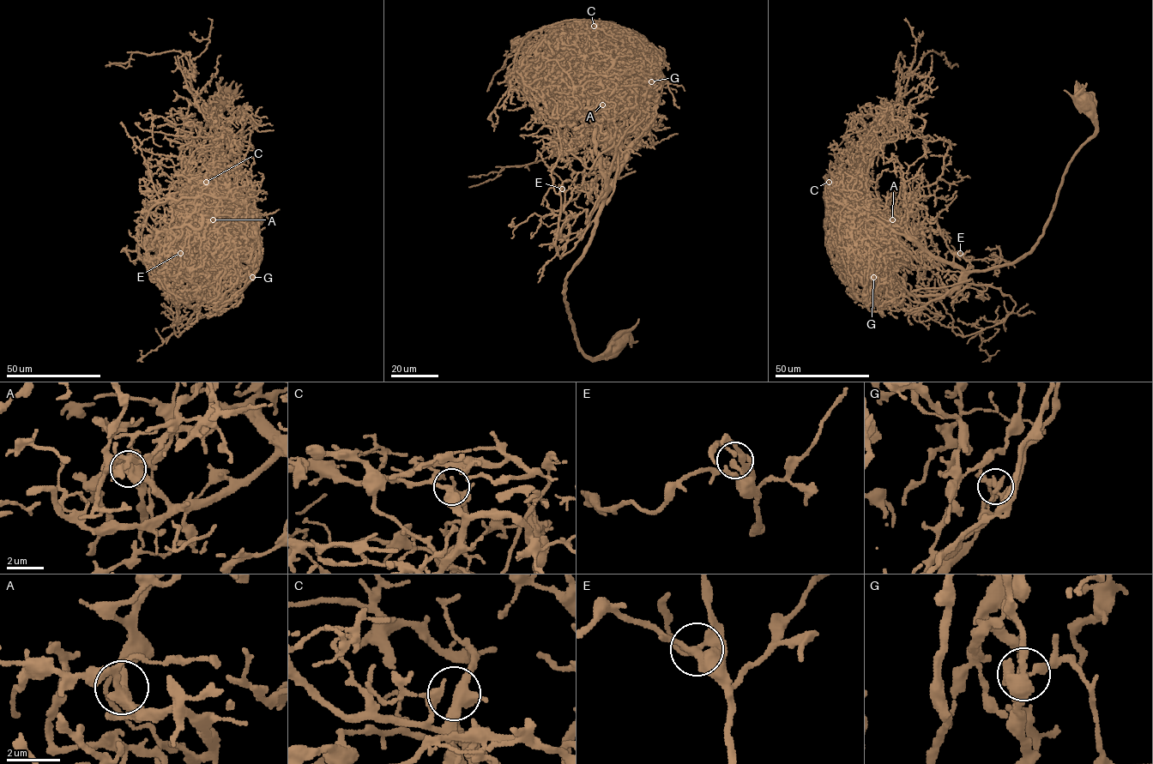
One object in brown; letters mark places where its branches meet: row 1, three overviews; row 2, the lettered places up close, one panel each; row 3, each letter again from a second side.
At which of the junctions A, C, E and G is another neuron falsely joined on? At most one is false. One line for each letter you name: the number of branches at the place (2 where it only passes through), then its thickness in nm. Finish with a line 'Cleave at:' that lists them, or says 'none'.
G: 4 branches meet; 300 nm thick
Cleave at: G

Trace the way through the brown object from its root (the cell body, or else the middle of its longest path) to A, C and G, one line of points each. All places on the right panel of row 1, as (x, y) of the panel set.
A: (1083, 100), (1095, 133), (1069, 165), (1044, 234), (1013, 262), (965, 271), (892, 219)
C: (1083, 100), (1095, 133), (1069, 165), (1044, 234), (997, 267), (965, 271), (929, 255), (829, 182)
G: (1083, 100), (1095, 133), (1069, 165), (1044, 234), (1027, 253), (970, 272), (909, 310), (880, 302), (873, 276)

